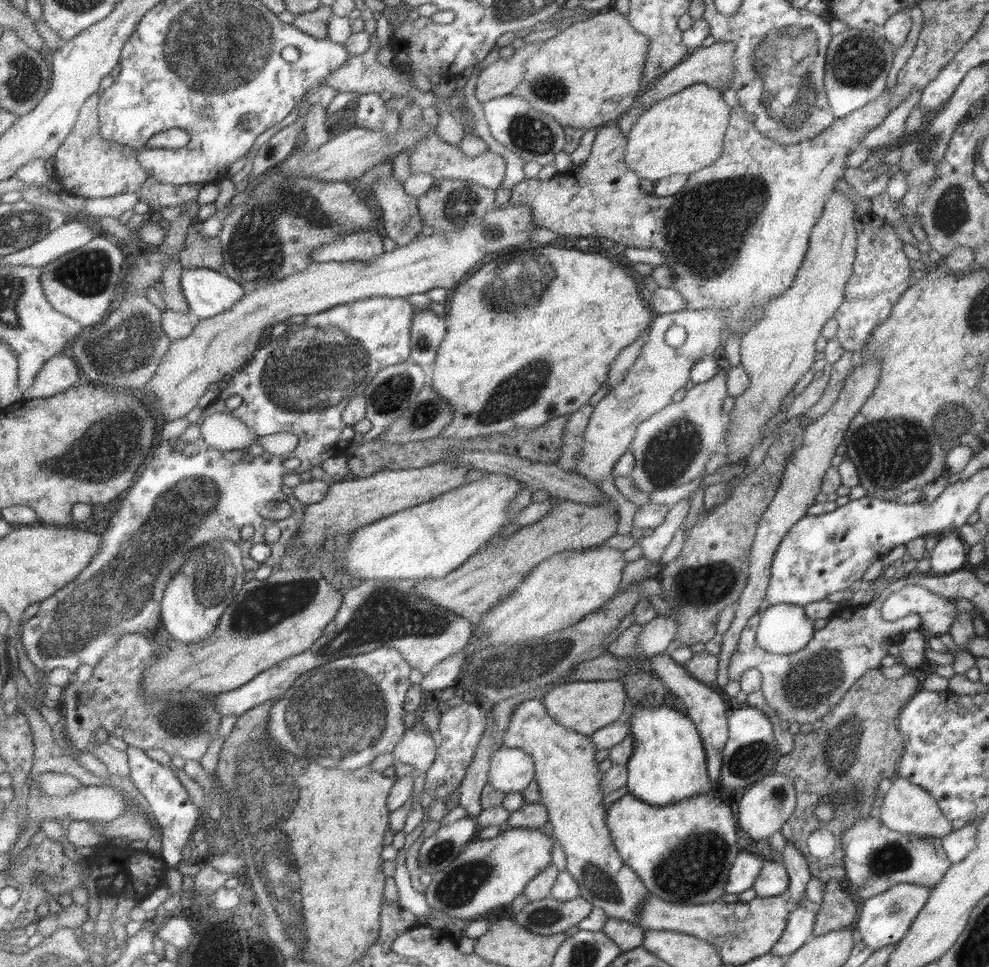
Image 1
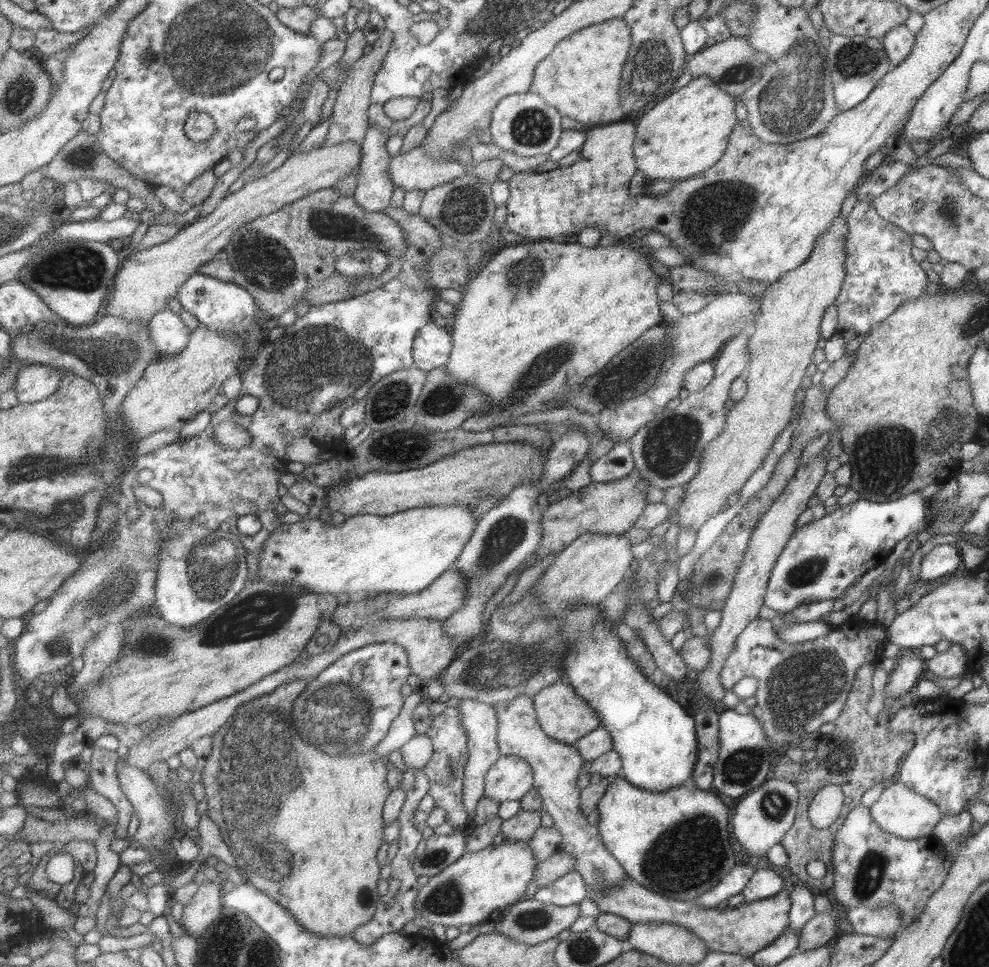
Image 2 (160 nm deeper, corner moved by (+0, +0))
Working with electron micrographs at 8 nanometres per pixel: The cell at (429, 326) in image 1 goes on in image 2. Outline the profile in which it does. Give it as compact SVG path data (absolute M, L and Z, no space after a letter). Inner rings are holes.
M427 323L418 330L413 342L413 366L427 373L433 368L443 367L448 361L452 347L449 327L437 327Z

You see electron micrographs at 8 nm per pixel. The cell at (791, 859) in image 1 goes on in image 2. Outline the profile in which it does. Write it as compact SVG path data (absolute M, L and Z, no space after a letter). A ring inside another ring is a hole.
M792 884L787 894L789 895L789 900L791 900L788 912L788 929L791 929L795 935L799 935L807 920L817 914L813 910L815 891L805 885L801 887L798 884Z

